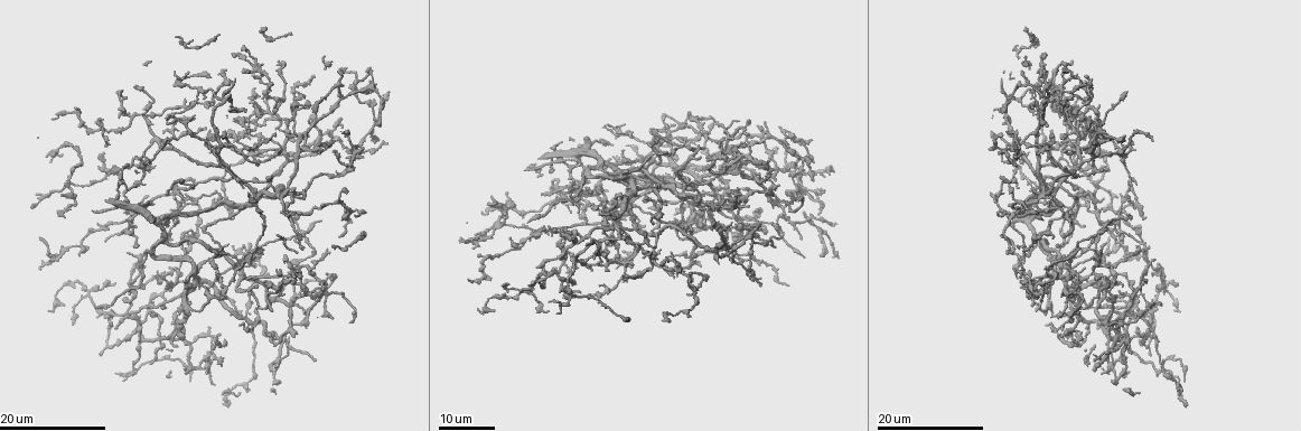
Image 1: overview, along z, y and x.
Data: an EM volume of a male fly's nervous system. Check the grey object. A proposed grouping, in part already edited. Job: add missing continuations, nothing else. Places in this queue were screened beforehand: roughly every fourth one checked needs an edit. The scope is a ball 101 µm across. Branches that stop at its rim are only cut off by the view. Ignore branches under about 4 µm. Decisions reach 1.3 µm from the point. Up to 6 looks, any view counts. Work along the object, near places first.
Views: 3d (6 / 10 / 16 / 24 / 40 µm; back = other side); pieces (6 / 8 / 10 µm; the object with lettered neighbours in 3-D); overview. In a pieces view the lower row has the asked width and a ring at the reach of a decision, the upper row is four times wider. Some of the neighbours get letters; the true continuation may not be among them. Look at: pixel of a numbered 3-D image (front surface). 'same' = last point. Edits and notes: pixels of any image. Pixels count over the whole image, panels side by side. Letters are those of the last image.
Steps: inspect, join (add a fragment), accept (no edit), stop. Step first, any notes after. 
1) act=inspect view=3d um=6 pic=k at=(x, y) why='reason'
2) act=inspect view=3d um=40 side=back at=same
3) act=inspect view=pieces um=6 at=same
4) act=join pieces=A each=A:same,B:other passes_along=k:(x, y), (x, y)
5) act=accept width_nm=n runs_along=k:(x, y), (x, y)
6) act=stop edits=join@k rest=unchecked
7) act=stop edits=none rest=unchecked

act=inspect view=3d um=24 pic=1 at=(760, 285)

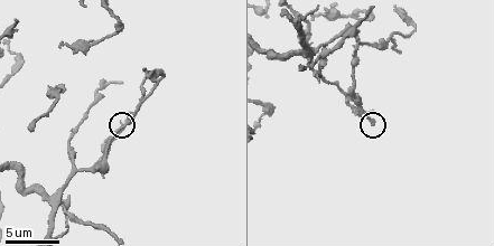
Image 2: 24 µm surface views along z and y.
act=inspect view=3d um=6 pic=2 at=(121, 124) why='closer look'

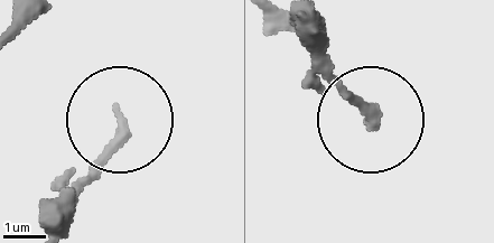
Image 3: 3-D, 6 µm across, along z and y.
act=inspect view=pieces um=8 pic=3 at=(113, 108)

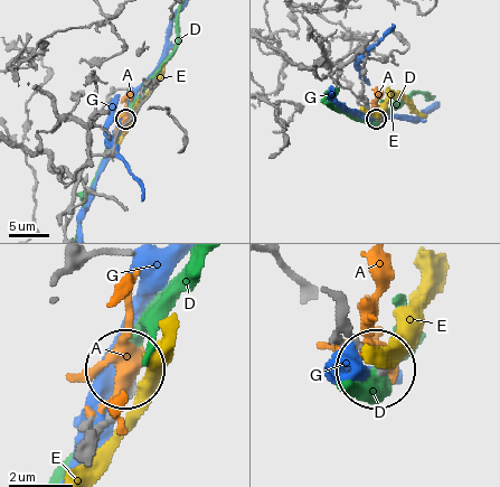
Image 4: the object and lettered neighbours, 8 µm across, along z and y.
act=accept each=A:other,D:other,E:other,G:other found='none of them fits'

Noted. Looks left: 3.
act=inspect view=3d um=16 pic=1 at=(1082, 128) why='thin end'

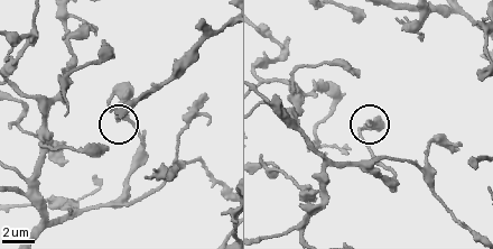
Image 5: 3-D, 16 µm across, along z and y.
act=inspect view=pieces um=6 pic=5 at=(367, 122)

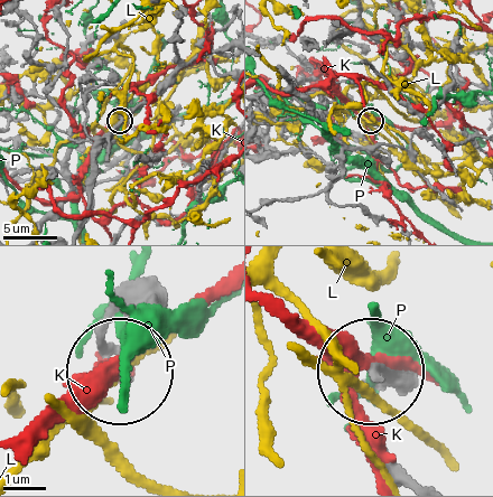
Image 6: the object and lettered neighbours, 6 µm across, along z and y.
act=accept each=K:other,L:other,P:other found='none of them fits'

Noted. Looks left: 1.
act=inspect view=pieces um=8 pic=2 at=(59, 46) why='an open end'

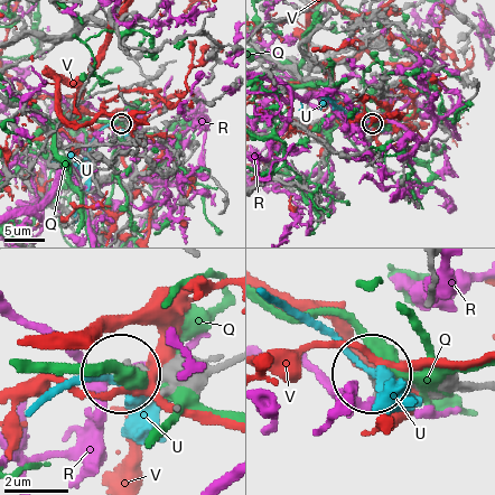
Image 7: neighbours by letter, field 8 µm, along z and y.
act=accept each=Q:other,R:other,U:other,V:other found='none of them fits'

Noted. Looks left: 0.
act=stop edits=none rest=unchecked

